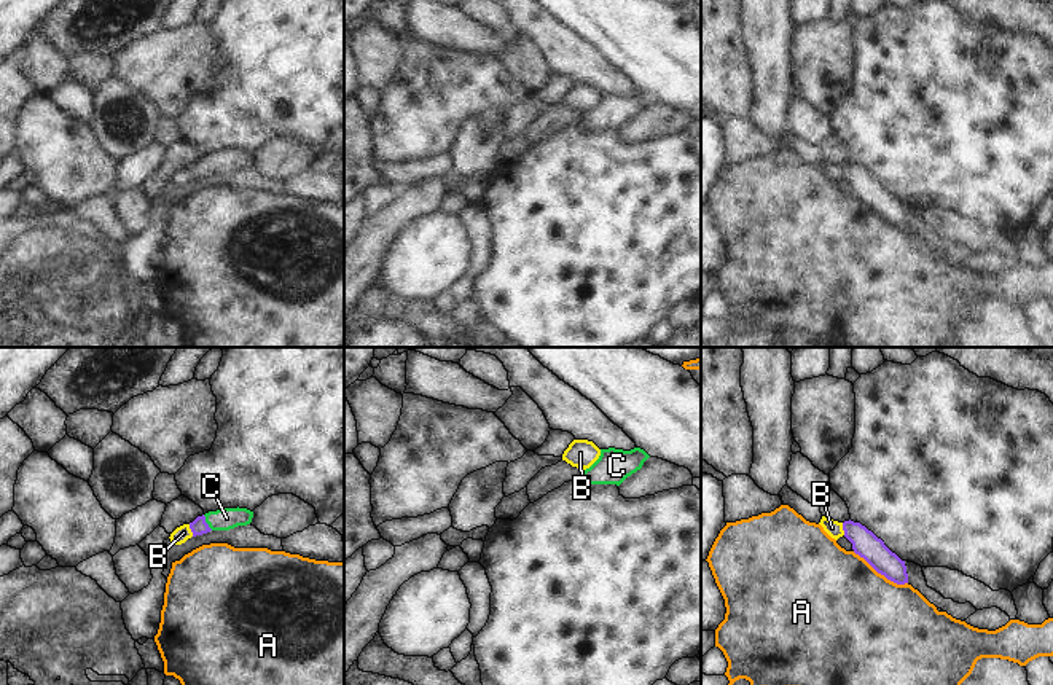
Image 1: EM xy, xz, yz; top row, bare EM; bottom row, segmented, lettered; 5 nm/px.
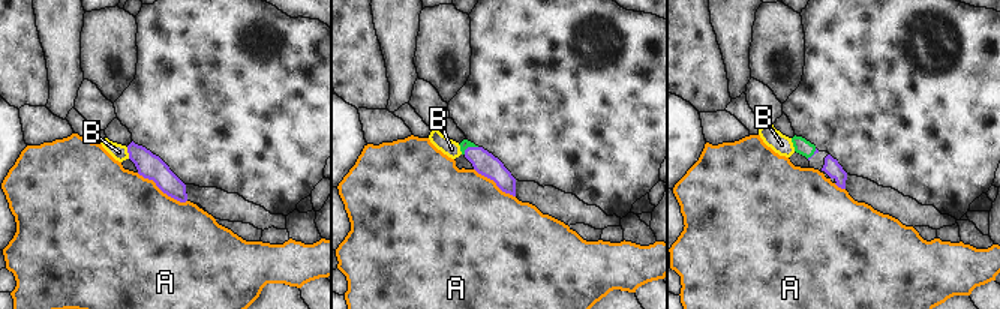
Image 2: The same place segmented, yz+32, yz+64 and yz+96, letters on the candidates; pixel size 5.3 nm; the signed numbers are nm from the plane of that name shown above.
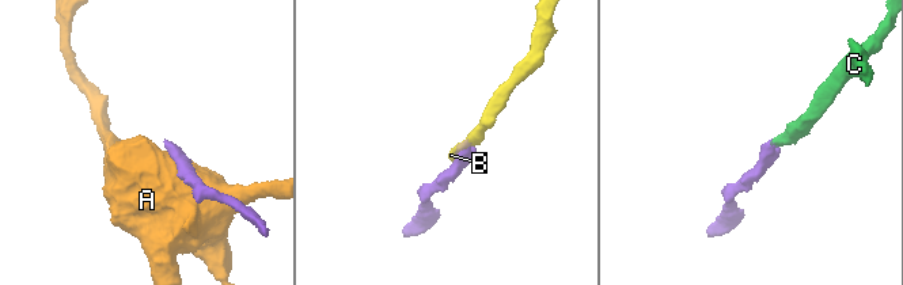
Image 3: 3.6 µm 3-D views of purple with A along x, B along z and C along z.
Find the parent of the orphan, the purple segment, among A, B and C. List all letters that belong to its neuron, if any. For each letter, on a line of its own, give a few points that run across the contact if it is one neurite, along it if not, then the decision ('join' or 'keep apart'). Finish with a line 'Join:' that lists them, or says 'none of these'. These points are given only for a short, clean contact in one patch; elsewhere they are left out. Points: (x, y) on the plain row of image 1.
A: keep apart
B: line xy (188, 168), (193, 179); keep apart
C: line xy (198, 169), (206, 166), (227, 161); join
Join: C

